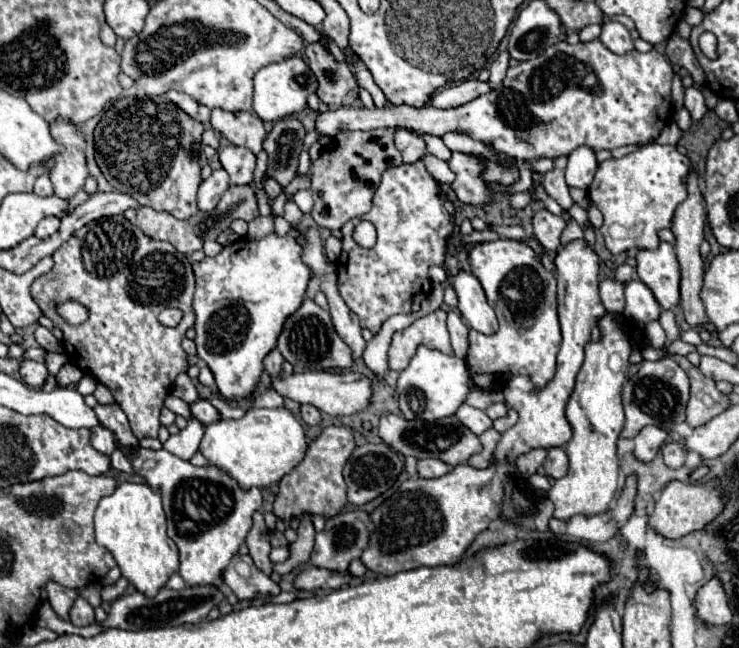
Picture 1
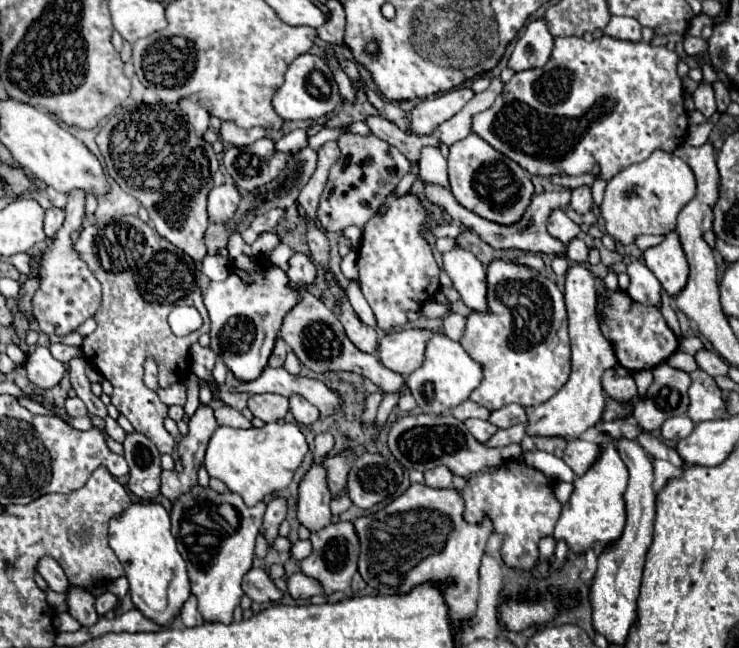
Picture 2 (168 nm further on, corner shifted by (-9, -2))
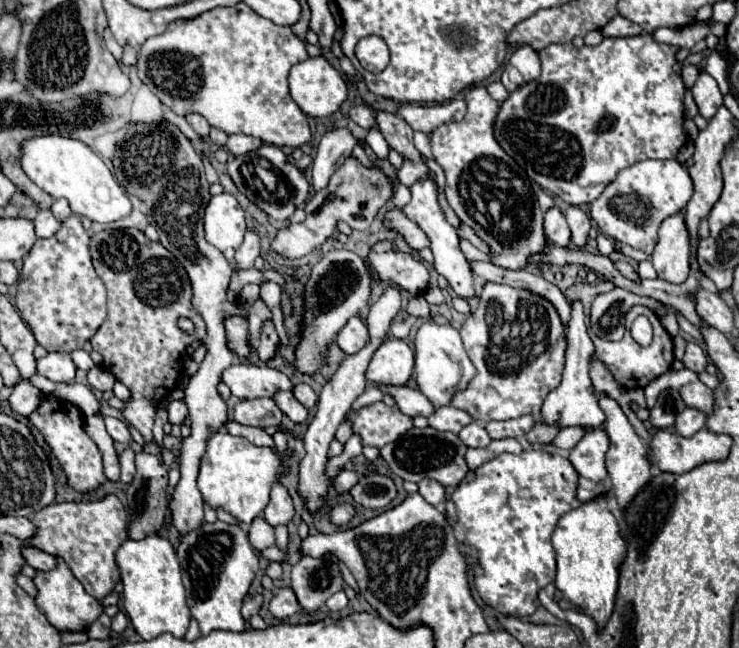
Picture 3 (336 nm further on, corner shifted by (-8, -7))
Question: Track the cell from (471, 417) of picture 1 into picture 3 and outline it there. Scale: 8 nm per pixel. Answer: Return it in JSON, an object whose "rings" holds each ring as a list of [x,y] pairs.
{"rings":[[[469,423],[461,429],[459,437],[467,447],[487,447],[491,443],[491,437],[487,435],[485,427],[481,423]]]}

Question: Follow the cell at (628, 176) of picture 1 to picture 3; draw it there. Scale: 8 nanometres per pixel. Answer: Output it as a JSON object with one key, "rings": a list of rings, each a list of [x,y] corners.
{"rings":[[[647,159],[623,169],[617,179],[605,187],[605,191],[591,203],[591,219],[597,223],[603,235],[651,255],[657,245],[657,229],[661,221],[681,213],[691,195],[691,177],[679,161]]]}

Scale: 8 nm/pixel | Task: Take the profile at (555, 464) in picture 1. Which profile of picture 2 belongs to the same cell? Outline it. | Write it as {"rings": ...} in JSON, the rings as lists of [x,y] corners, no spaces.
{"rings":[[[576,438],[576,440],[568,442],[562,460],[574,470],[576,476],[582,476],[600,458],[600,454],[602,454],[600,444]]]}

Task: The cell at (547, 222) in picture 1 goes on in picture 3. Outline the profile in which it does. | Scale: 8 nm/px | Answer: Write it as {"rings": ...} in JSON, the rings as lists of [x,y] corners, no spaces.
{"rings":[[[557,207],[545,213],[545,235],[559,247],[567,247],[571,243],[571,229],[565,221],[565,215]]]}

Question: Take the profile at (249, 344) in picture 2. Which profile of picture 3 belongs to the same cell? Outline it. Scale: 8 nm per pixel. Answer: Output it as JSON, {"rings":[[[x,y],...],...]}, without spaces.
{"rings":[[[227,315],[223,325],[225,325],[225,331],[227,331],[227,347],[229,347],[229,351],[235,353],[239,359],[247,359],[251,355],[247,317]]]}

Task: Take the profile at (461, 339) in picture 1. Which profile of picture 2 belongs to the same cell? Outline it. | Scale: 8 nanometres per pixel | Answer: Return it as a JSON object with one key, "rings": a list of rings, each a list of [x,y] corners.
{"rings":[[[450,312],[443,319],[443,331],[450,339],[459,341],[460,336],[464,334],[464,324],[466,324],[464,316]]]}

